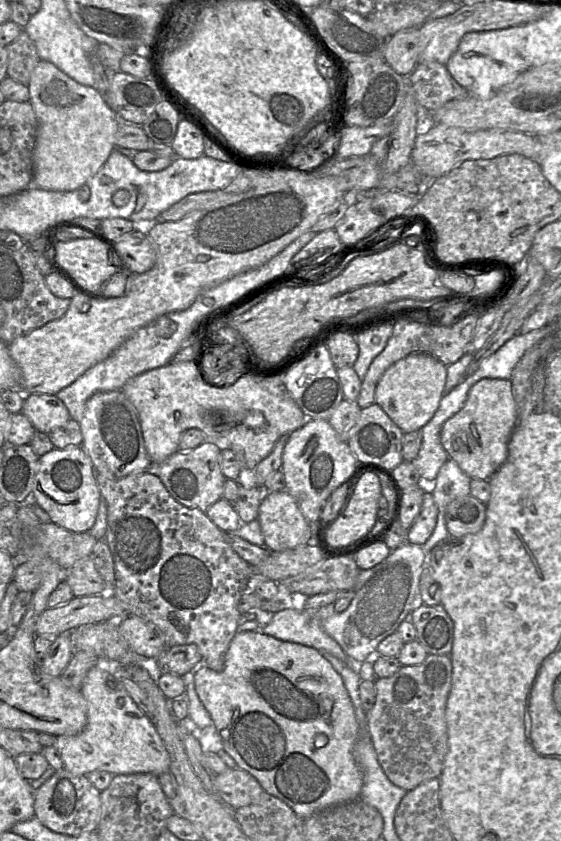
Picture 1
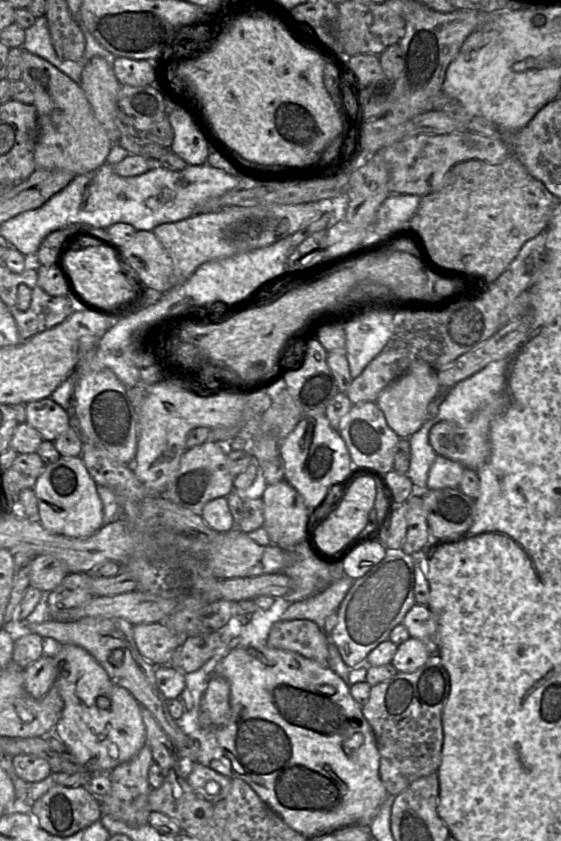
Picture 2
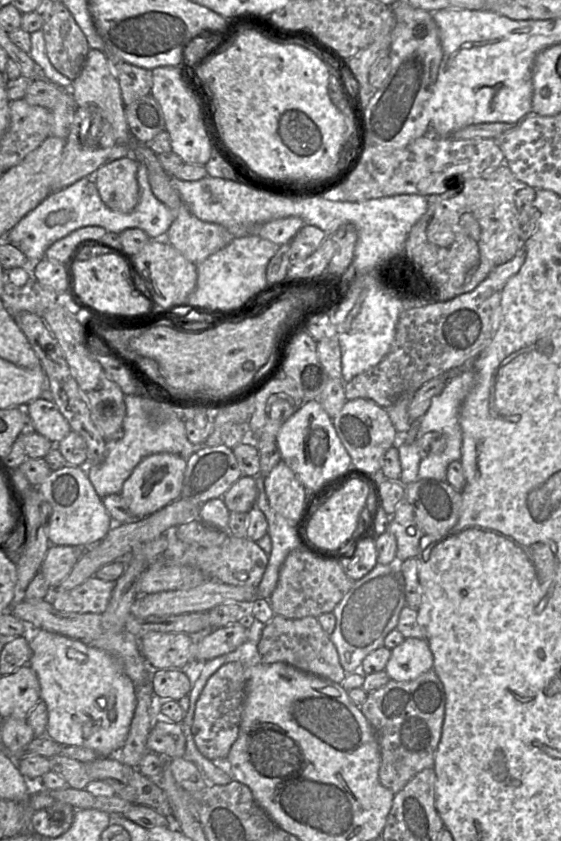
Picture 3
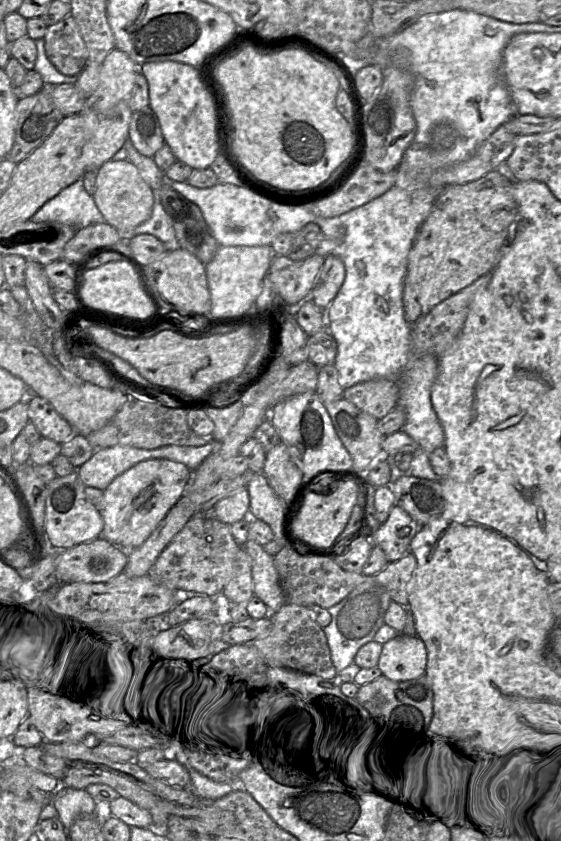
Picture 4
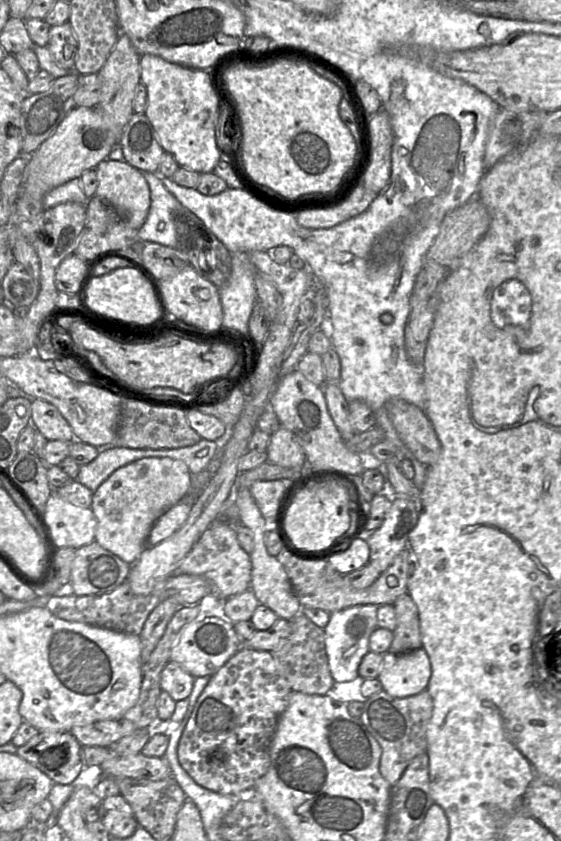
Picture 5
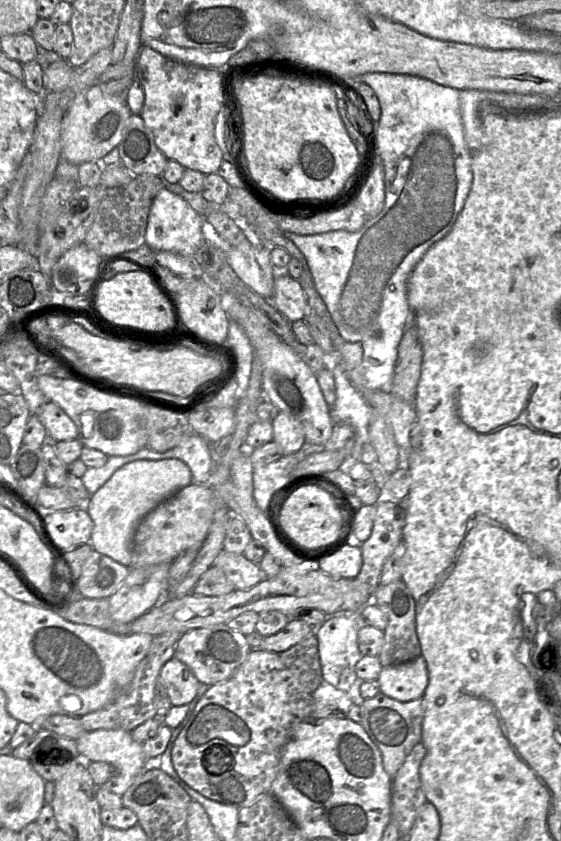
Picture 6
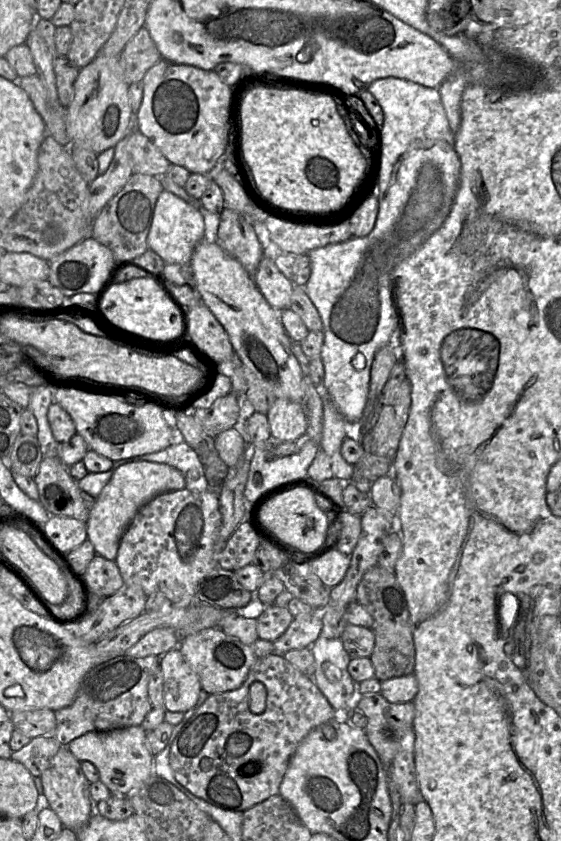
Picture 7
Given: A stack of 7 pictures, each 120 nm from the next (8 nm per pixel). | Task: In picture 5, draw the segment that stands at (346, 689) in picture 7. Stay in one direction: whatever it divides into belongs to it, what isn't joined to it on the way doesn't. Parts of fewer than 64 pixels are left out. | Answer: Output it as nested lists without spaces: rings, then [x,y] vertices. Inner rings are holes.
[[[358,604],[330,613],[329,622],[324,630],[325,649],[328,666],[335,682],[354,680],[359,664],[369,649],[369,638],[378,627],[376,604]]]

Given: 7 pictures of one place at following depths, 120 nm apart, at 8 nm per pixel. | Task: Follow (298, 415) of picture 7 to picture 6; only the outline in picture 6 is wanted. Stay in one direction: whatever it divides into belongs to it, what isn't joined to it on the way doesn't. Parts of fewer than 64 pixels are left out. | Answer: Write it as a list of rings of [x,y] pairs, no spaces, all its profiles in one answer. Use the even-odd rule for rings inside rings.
[[[278,412],[272,427],[273,441],[279,445],[284,455],[297,452],[306,443],[300,424],[284,412]]]

